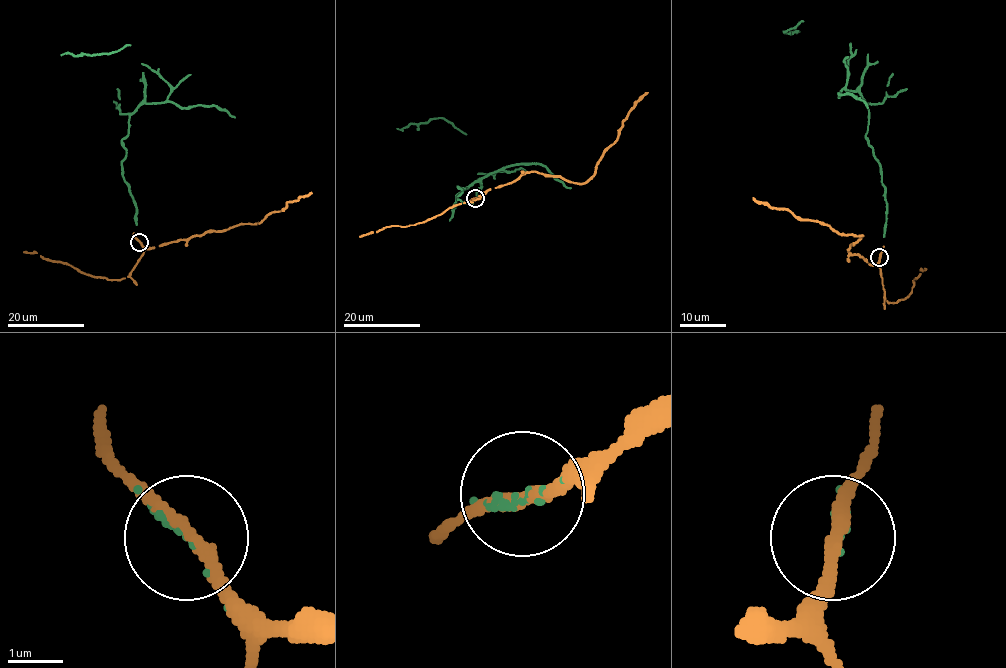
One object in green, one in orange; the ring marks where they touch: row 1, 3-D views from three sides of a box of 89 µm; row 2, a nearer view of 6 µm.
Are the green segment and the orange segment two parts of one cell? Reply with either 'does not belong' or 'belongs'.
belongs

